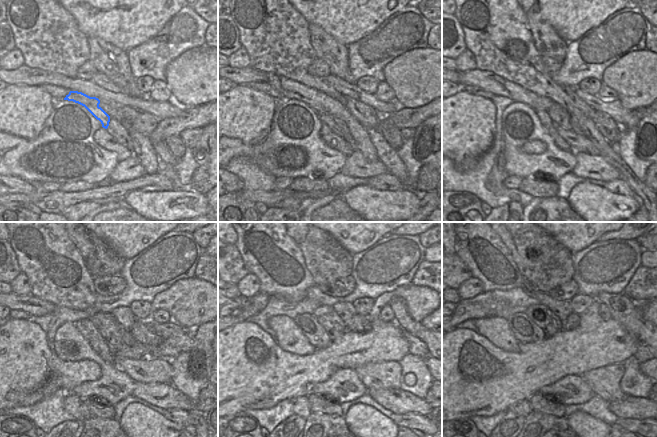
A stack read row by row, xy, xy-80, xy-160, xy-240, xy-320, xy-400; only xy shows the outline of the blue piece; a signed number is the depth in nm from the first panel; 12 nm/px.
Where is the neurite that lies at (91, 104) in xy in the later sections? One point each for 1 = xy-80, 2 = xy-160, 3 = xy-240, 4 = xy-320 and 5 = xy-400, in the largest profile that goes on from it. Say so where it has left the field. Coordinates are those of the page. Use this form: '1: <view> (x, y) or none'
1: xy-80 (326, 119)
2: xy-160 (579, 143)
3: xy-240 (158, 370)
4: xy-320 (385, 374)
5: xy-400 (604, 381)

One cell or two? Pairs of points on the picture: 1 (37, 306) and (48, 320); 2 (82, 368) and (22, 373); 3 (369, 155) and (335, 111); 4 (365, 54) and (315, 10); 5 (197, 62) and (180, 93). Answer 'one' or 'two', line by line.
1: two
2: one
3: one
4: two
5: one

